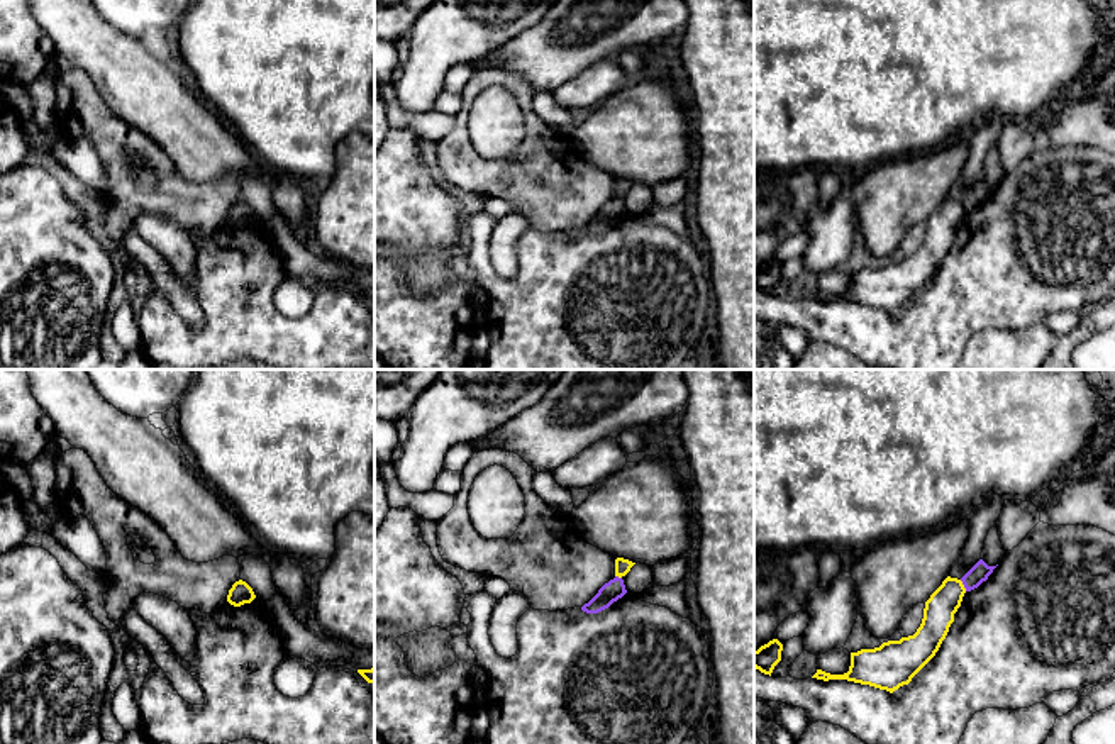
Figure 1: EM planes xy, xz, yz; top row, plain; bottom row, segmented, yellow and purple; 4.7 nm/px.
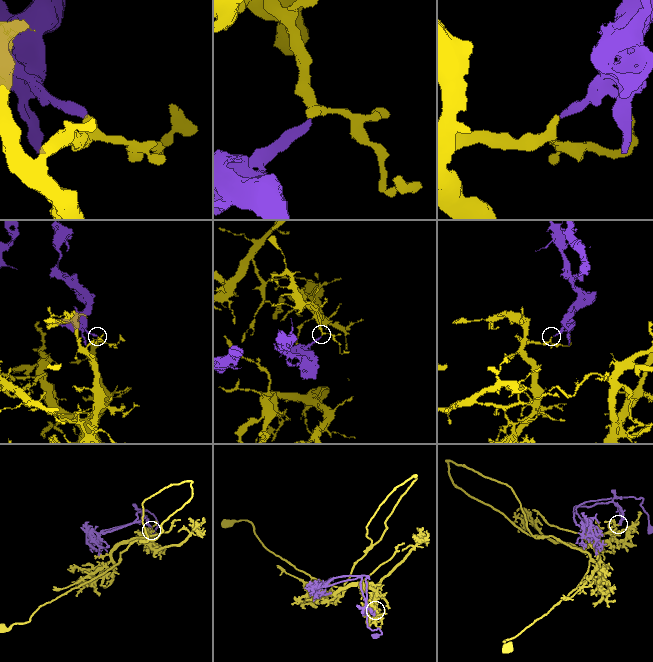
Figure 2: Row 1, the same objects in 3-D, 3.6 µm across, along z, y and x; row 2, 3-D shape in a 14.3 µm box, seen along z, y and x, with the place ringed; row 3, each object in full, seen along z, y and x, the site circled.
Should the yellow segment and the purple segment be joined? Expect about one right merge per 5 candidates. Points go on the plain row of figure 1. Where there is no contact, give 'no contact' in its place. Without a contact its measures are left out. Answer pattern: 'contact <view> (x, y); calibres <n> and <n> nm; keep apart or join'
contact yz (963, 205); calibres 150 and 90 nm; keep apart

